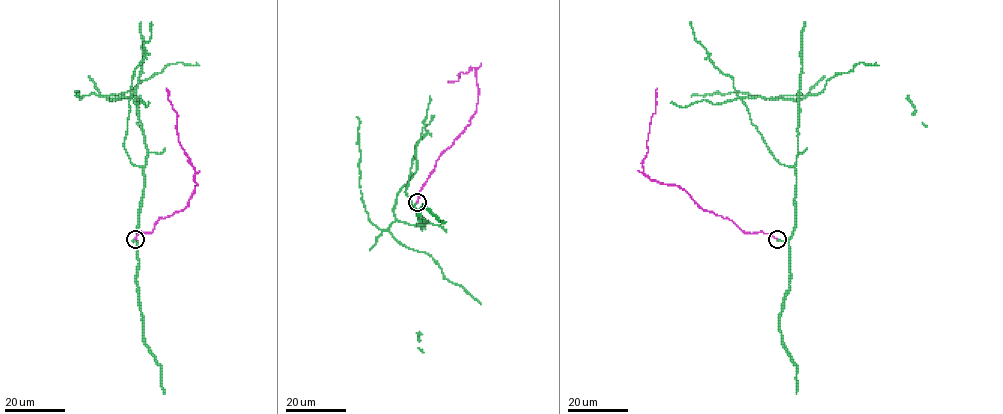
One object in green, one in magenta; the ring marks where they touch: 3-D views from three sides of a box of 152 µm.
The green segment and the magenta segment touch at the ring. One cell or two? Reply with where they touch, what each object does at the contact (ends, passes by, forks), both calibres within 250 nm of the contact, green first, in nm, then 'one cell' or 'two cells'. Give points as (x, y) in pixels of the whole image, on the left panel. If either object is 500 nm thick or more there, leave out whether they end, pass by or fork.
at (135, 239); green ends there; magenta ends there; 200 nm thick on the green side, 190 nm on the other; one cell

